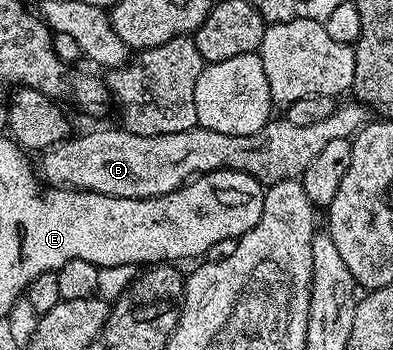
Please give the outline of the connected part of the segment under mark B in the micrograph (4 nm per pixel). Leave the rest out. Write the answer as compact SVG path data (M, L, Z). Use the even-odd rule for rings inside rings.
M337 103L336 109L323 122L311 126L294 126L286 118L269 119L262 130L254 130L254 134L218 134L218 130L206 130L194 127L182 130L178 134L158 134L143 136L133 132L125 132L123 127L100 128L97 132L88 132L85 136L77 135L62 144L55 144L39 157L38 172L49 185L57 188L76 188L79 192L106 194L114 198L158 198L162 194L170 194L178 190L190 180L204 176L207 172L218 170L238 170L250 174L261 186L277 184L283 180L295 180L310 166L310 162L329 142L337 138L352 140L360 129L370 122L370 109L365 104Z

